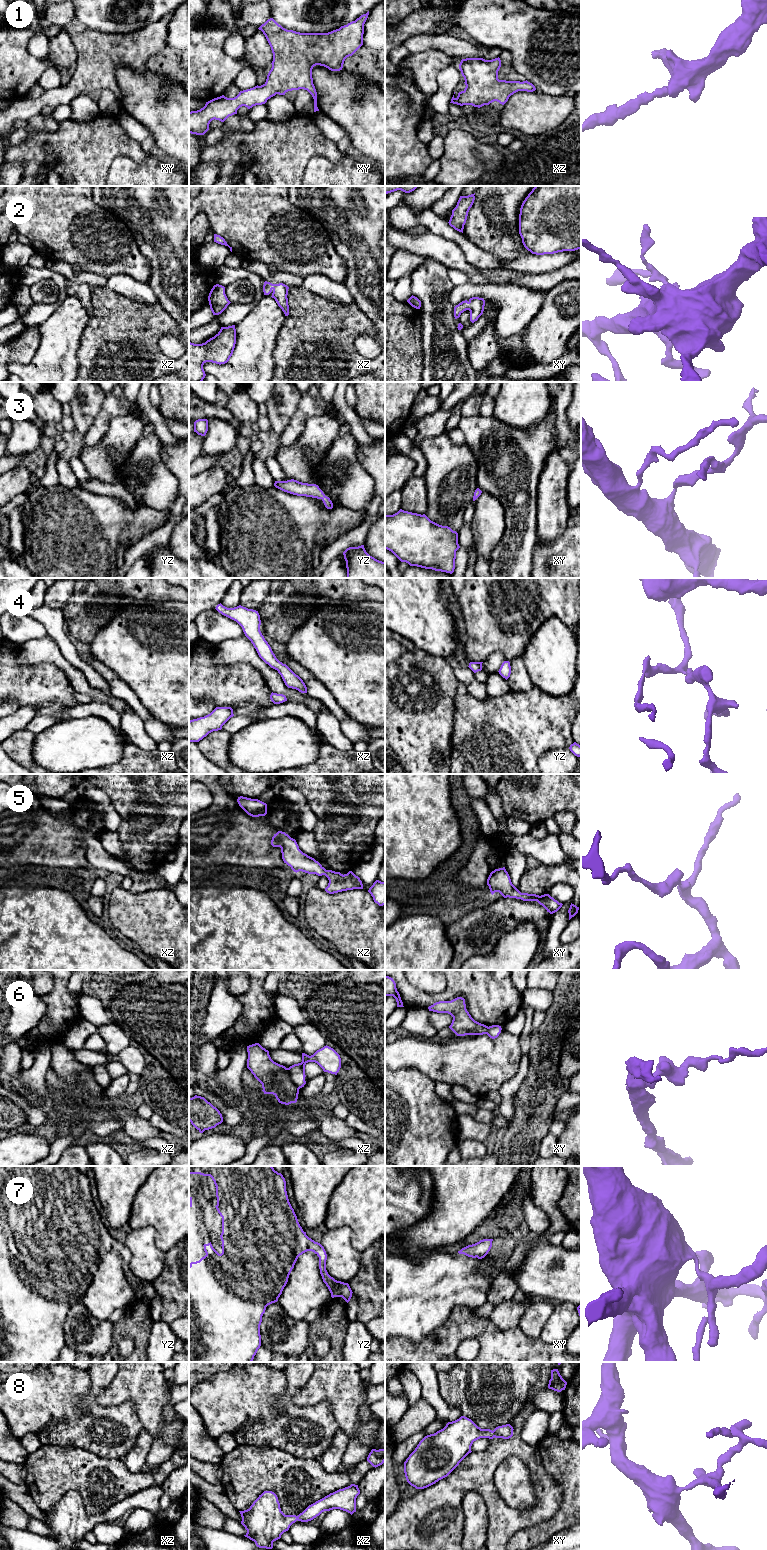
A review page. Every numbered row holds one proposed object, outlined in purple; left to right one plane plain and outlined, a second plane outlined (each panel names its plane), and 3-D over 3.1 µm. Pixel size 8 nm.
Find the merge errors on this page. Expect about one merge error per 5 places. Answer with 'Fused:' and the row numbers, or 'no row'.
Fused: 6

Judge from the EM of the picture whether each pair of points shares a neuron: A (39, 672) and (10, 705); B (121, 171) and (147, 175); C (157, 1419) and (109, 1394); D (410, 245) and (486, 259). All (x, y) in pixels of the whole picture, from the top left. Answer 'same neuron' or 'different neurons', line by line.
A: different neurons
B: same neuron
C: same neuron
D: different neurons

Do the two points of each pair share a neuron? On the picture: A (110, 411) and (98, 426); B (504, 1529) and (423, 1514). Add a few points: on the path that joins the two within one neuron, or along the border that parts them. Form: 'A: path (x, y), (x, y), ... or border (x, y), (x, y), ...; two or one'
A: path (106, 415), (102, 422); one
B: path (495, 1505), (478, 1486), (455, 1486), (447, 1494); one

